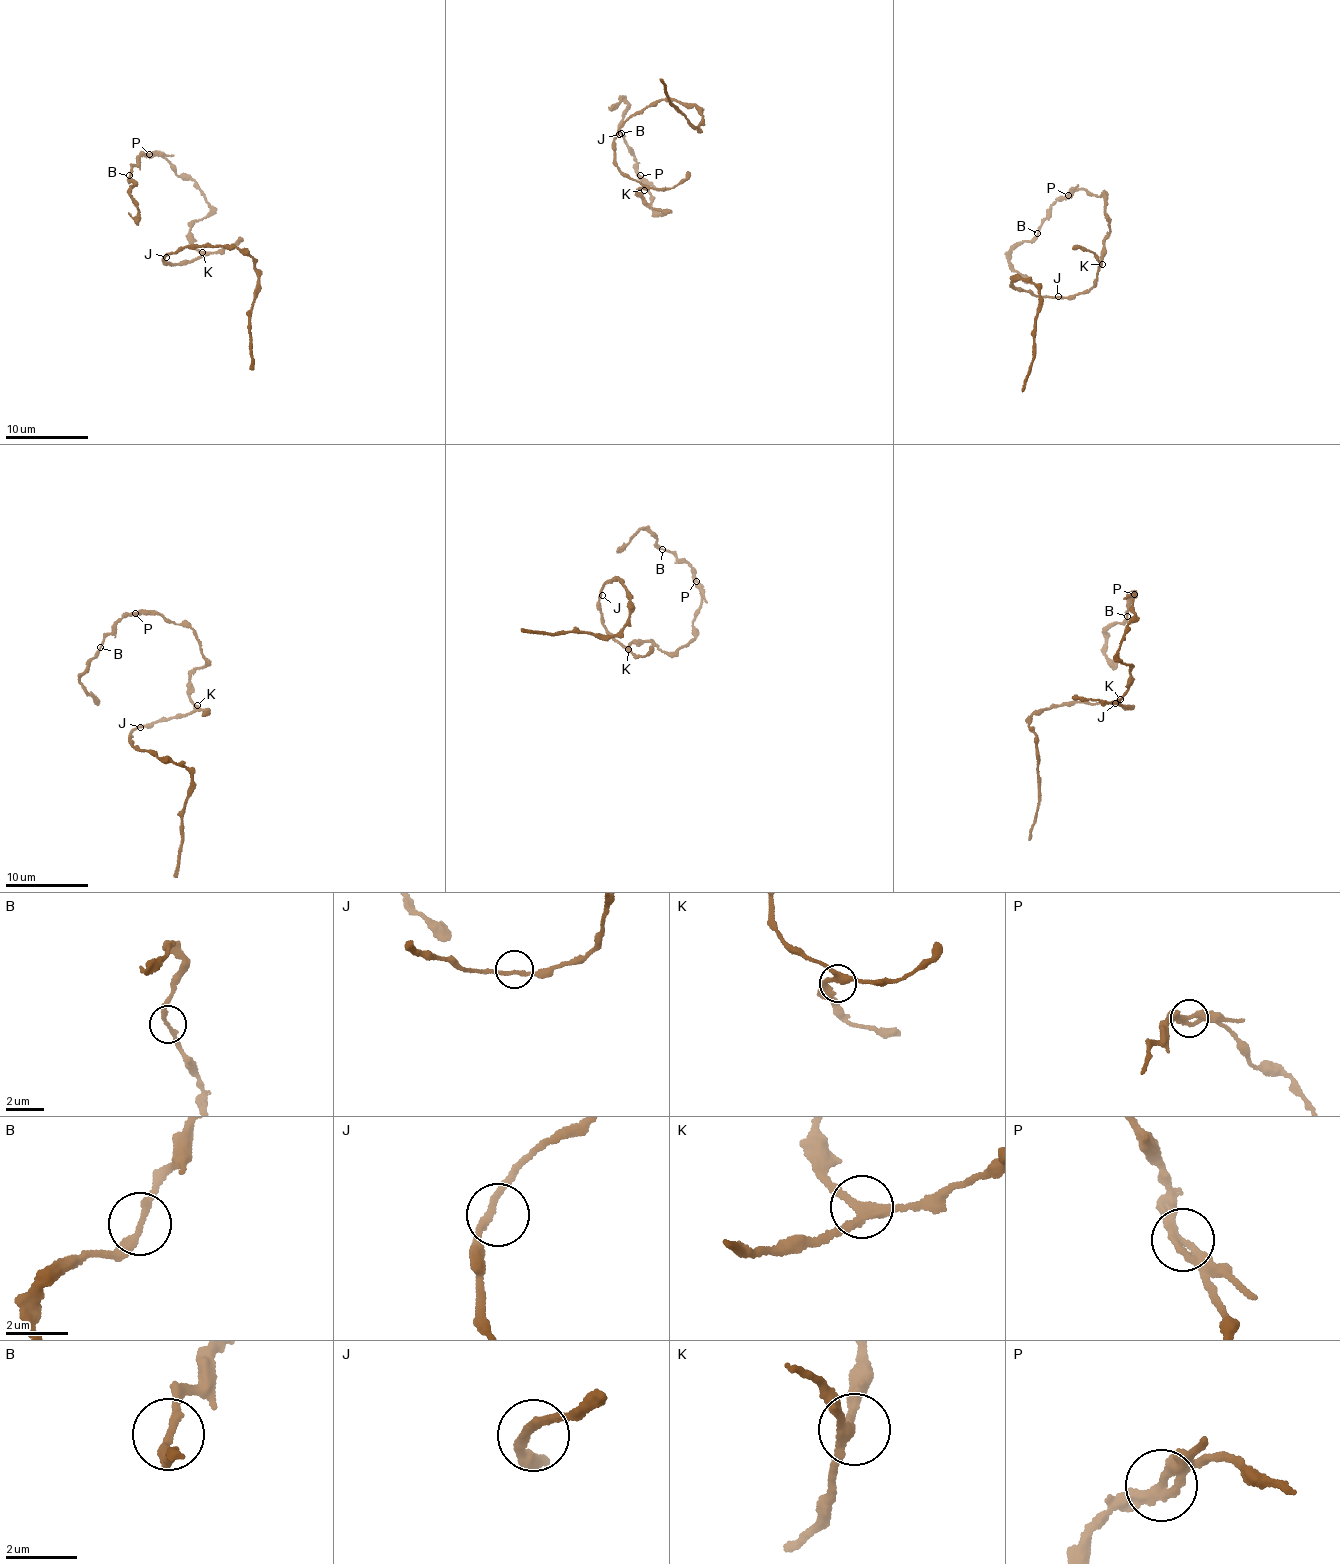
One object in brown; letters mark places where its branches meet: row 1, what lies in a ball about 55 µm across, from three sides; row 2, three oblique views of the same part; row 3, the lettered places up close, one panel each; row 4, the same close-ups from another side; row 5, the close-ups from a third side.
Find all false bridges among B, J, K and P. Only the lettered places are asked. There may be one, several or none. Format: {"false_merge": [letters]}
{"false_merge": ["P"]}

